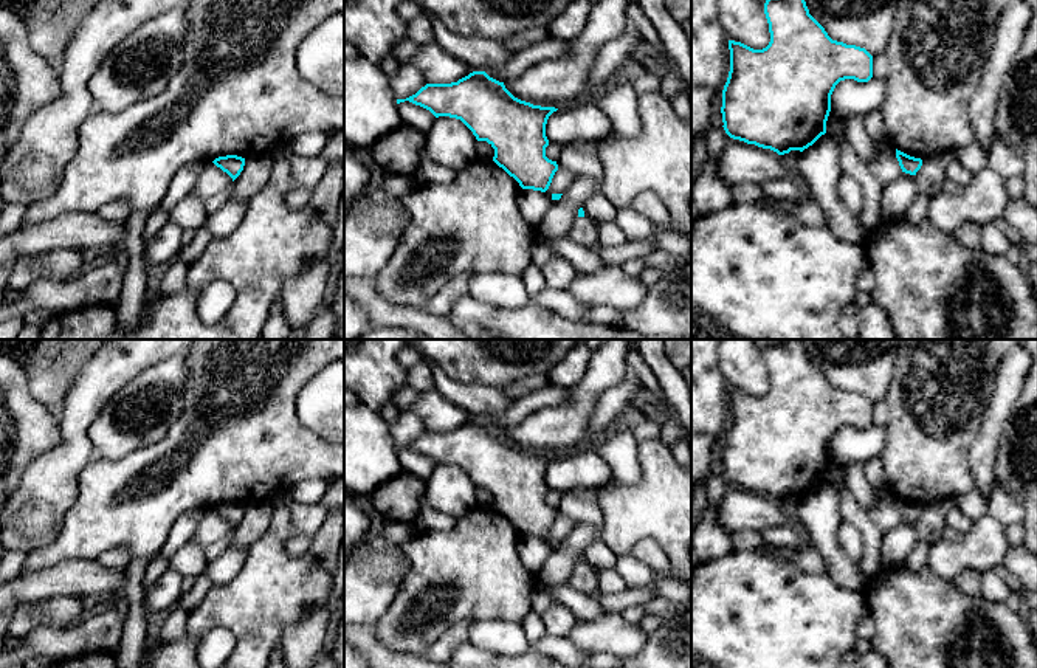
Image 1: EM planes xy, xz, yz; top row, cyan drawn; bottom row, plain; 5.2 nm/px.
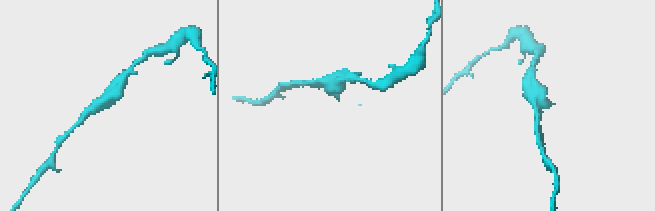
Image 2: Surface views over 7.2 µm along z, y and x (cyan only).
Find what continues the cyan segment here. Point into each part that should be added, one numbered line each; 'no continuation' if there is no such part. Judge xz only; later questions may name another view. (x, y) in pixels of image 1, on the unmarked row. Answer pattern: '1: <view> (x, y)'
1: xz (585, 578)

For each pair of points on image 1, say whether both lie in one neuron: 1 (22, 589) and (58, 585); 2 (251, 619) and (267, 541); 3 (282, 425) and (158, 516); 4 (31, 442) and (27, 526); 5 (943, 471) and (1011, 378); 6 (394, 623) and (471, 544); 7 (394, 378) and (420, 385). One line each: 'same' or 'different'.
1: same
2: same
3: same
4: different
5: different
6: same
7: different

